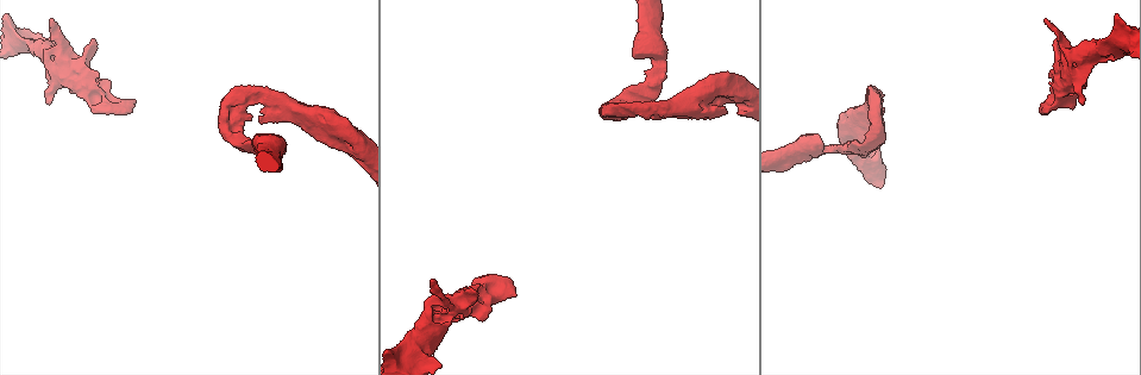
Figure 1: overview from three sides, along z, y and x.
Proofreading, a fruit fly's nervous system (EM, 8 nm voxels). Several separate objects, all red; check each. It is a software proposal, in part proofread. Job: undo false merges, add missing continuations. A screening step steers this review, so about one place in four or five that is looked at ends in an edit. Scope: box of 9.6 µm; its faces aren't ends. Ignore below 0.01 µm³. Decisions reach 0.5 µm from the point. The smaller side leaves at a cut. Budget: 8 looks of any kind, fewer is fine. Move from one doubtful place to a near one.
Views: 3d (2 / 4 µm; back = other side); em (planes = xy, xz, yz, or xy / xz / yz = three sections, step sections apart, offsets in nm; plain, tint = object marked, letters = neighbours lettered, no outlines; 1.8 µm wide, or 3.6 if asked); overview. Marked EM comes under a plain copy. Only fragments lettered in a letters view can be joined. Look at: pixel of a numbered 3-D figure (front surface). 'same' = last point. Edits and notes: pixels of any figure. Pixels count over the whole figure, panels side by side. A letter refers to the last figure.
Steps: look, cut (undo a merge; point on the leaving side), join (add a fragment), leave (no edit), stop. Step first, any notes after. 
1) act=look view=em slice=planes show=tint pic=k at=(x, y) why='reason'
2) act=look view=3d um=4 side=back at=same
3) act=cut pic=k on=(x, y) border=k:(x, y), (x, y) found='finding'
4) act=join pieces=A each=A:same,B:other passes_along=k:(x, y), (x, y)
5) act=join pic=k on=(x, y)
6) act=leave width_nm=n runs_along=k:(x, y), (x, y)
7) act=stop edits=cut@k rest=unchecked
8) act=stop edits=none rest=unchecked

act=look view=3d um=4 pic=1 at=(722, 113) why='thick end'

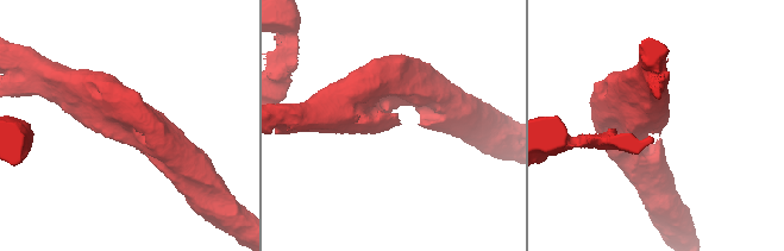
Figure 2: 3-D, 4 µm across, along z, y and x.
act=look view=em slice=xy step=8 show=letters pic=2 at=(399, 123) why='shape alone is not enough'

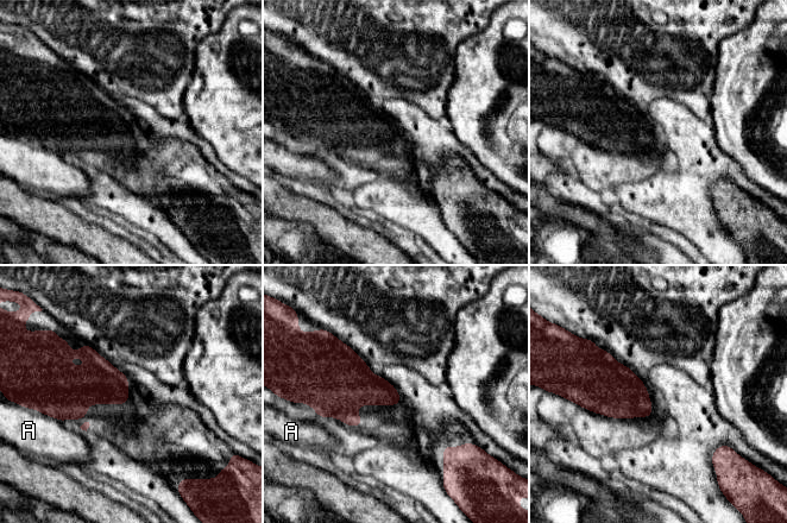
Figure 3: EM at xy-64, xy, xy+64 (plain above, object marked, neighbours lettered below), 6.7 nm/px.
act=leave each=A:other border=3:(50, 416), (63, 422) found='none of them fits'

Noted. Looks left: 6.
act=look view=em slice=planes show=tint pic=1 at=(430, 327) why='closes a loop'

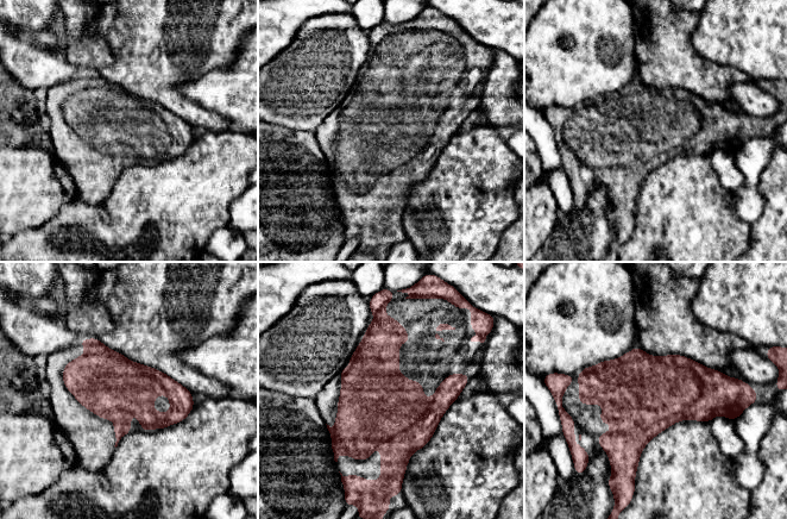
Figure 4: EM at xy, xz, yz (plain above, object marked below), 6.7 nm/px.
act=look view=em slice=planes show=letters at=same why='what lies round it'

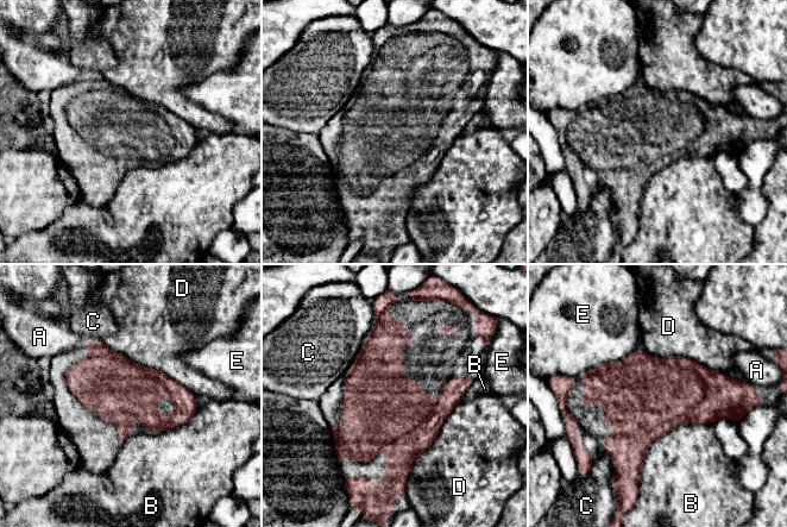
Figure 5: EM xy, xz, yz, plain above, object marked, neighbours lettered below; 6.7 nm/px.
act=leave width_nm=440 each=A:other,B:other,C:other,D:other,E:other found='one cell here'

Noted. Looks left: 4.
act=look view=em slice=planes show=letters pic=1 at=(103, 99) why='three-way junction'

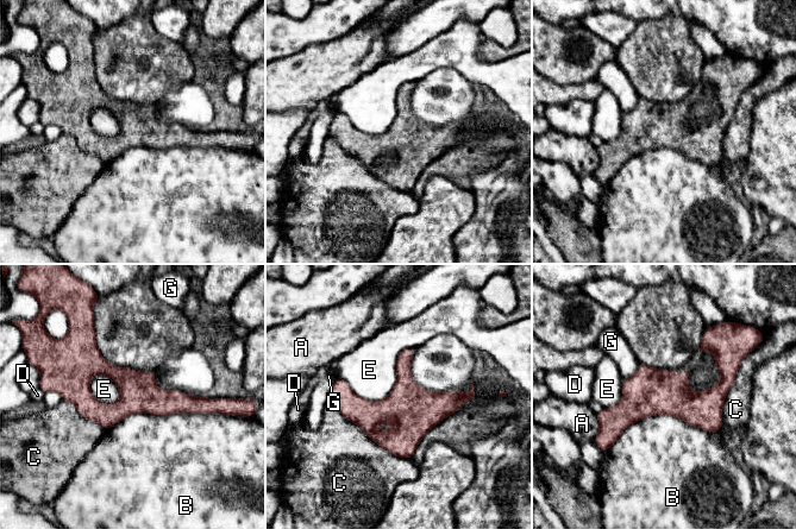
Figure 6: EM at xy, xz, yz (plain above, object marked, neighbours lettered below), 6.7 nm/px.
act=leave each=A:other,B:other,C:other,D:other,E:other,G:other border=6:(414, 347), (381, 400), (338, 378) found='one cell here'

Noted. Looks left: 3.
act=stop edits=none rest=unchecked

